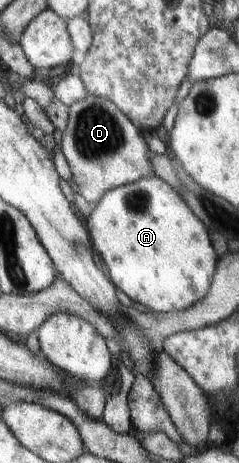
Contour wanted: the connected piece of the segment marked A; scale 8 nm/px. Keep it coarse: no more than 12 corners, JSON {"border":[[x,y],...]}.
{"border":[[157,175],[87,217],[114,286],[172,314],[202,302],[209,230]]}

